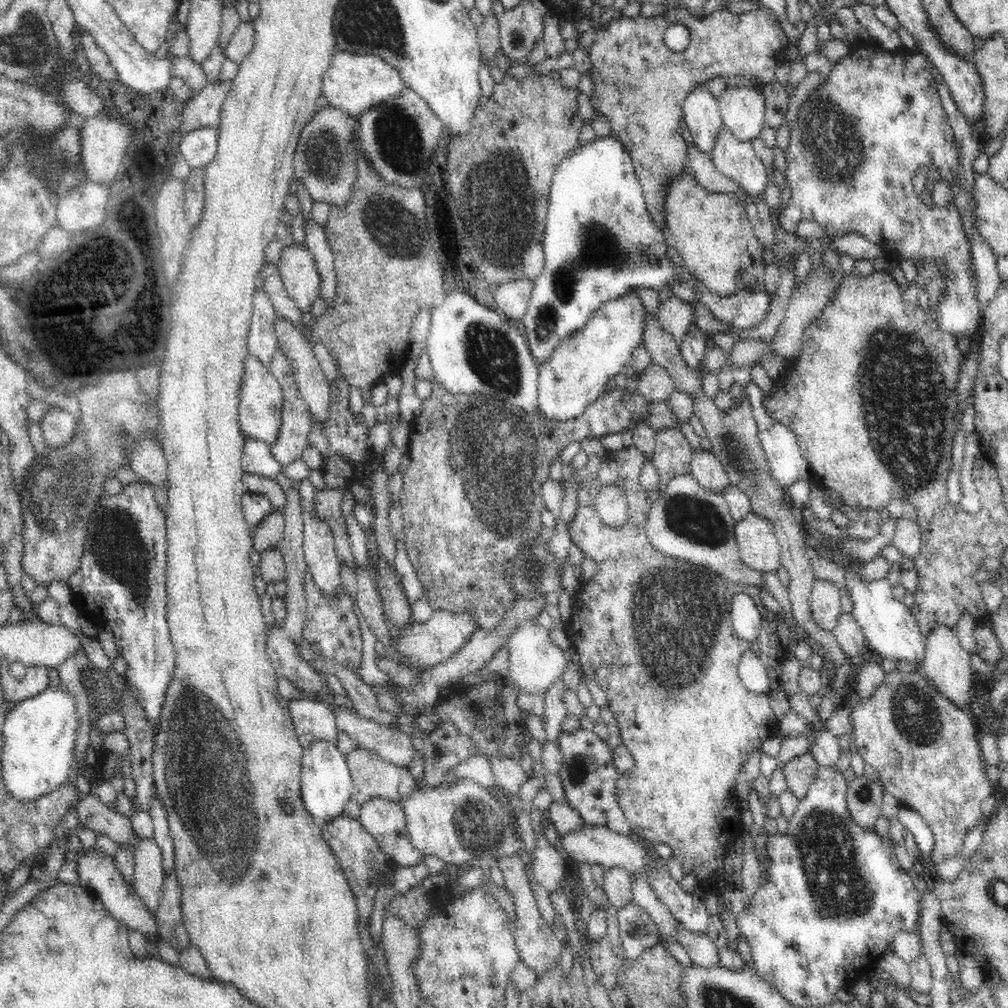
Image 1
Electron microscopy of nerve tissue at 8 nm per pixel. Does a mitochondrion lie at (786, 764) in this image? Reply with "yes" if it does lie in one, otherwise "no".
no

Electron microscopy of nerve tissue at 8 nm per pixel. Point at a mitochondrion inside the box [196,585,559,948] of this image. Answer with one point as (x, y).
(476, 823)

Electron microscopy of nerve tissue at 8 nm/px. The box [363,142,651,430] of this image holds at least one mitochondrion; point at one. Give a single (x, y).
(497, 183)

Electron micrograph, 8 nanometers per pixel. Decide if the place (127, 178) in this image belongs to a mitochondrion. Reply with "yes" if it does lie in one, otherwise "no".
no

